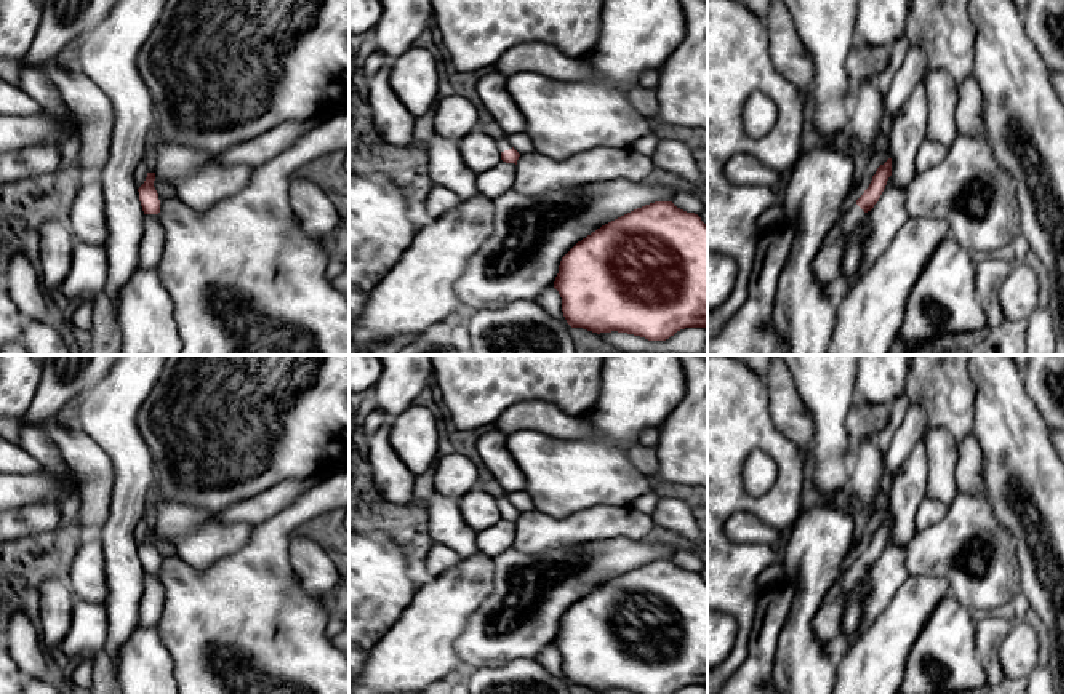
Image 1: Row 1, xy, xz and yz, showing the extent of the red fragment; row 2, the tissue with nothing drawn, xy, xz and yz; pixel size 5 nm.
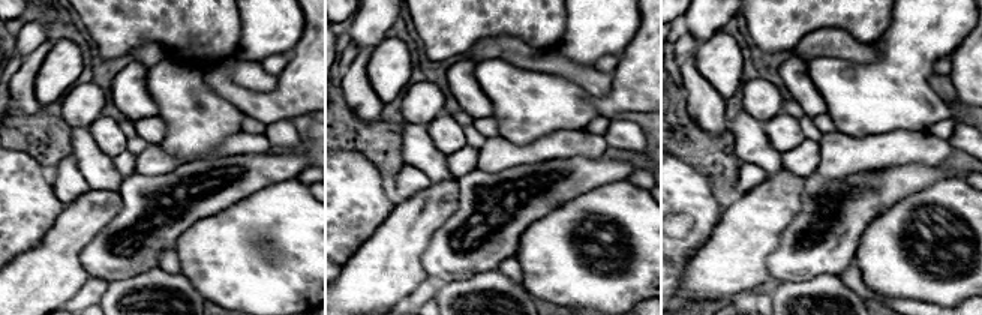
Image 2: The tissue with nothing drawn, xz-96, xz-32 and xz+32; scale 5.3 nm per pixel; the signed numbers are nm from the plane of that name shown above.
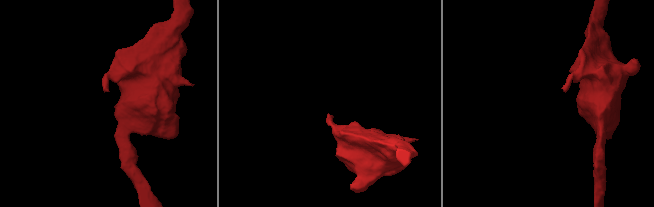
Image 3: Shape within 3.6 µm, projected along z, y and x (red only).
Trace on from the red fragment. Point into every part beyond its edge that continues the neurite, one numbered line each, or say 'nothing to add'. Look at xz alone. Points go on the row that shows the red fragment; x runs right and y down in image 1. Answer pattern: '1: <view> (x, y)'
1: xz (500, 179)

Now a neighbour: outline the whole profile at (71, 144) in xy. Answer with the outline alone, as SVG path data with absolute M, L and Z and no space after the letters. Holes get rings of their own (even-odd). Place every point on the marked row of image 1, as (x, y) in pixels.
M67 131L61 141L62 165L78 165L80 139L75 131Z

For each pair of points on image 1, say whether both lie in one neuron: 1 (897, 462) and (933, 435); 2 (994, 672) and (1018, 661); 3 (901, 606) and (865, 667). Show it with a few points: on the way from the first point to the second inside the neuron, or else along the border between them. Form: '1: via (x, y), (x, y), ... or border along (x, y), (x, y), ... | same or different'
1: border along (927, 426), (921, 440) | different
2: border along (1009, 632), (997, 651), (1004, 677) | different
3: via (901, 621), (879, 653) | same

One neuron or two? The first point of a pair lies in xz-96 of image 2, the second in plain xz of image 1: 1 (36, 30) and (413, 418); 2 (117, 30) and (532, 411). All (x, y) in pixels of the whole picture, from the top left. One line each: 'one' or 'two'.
1: two
2: two

